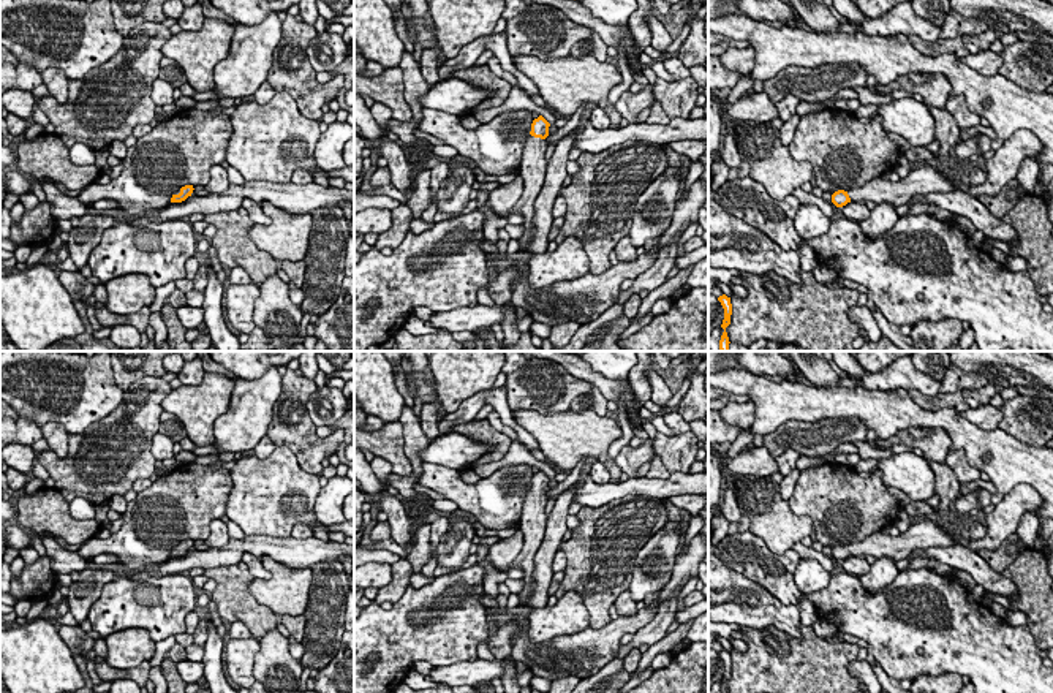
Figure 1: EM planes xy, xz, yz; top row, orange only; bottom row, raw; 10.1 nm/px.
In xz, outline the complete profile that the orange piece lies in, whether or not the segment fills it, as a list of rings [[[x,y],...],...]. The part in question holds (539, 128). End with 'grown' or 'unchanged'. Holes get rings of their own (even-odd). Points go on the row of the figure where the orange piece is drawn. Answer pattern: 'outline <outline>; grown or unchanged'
outline [[[539,116],[531,123],[530,138],[525,141],[525,149],[522,153],[520,176],[523,179],[523,193],[517,204],[512,207],[514,214],[519,214],[525,218],[522,223],[525,226],[523,236],[519,240],[519,252],[530,244],[533,236],[533,217],[534,217],[534,201],[541,193],[541,188],[545,180],[545,138],[549,136],[550,123]]]; grown

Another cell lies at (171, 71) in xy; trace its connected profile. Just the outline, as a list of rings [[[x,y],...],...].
[[[169,57],[161,59],[158,78],[169,82],[174,89],[179,89],[187,82],[182,66]]]

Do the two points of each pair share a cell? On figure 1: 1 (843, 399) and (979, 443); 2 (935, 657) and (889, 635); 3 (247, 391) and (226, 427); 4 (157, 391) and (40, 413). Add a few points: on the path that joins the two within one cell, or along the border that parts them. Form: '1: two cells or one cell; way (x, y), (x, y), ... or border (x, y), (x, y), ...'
1: one cell; way (876, 408), (898, 412), (914, 420), (946, 420)
2: one cell; way (924, 646), (913, 635), (900, 635)
3: one cell; way (247, 401), (247, 407), (236, 418)
4: two cells; border (124, 391), (122, 401), (105, 416), (94, 421)

